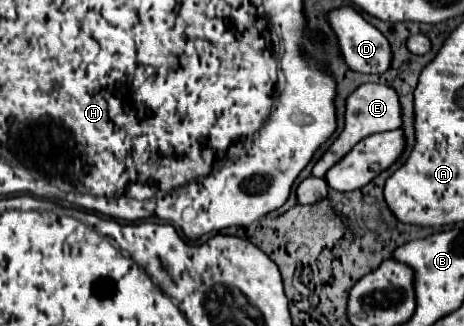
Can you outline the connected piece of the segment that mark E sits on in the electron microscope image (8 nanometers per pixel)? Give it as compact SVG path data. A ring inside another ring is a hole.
M363 84L359 86L349 98L347 98L347 112L345 112L345 130L341 132L341 136L331 144L331 148L321 156L321 160L315 164L313 168L313 176L325 176L327 170L337 164L357 142L361 142L363 138L377 134L377 132L387 132L387 130L395 130L401 128L403 120L401 120L401 102L397 92L391 86L385 84Z

